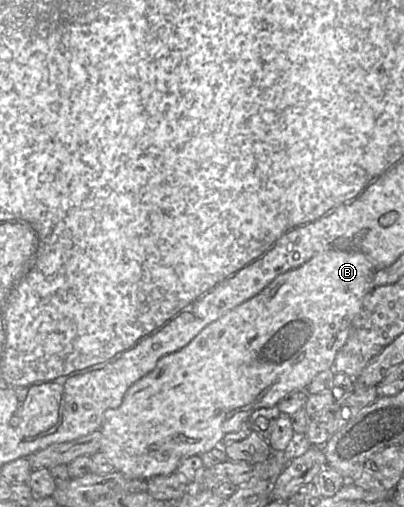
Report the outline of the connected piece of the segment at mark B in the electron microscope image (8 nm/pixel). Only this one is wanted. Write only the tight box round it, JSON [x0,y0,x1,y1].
[99,250,377,480]

